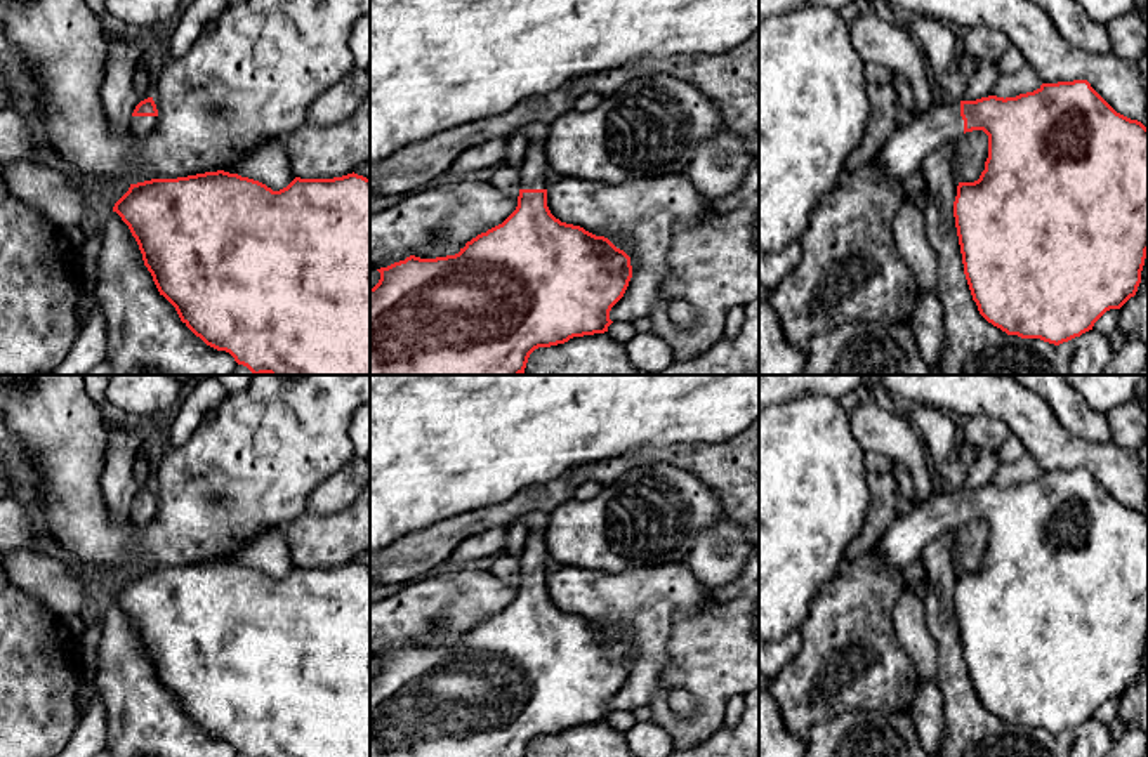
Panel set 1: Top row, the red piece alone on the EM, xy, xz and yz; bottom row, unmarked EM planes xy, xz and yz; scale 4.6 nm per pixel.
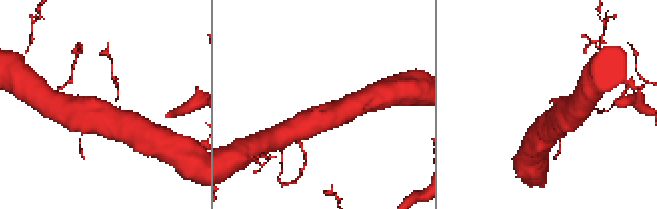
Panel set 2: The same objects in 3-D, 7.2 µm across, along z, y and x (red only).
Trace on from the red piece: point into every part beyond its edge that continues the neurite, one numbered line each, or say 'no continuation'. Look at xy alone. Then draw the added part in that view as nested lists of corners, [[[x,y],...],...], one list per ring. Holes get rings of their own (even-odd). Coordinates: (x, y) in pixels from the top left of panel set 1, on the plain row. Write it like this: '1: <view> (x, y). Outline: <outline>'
1: xy (141, 514). Outline: [[[132,505],[130,516],[134,524],[146,524],[153,519],[158,505]]]

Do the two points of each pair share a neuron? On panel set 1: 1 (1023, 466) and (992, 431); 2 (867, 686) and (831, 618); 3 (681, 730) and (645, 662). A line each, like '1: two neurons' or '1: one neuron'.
1: two neurons
2: one neuron
3: two neurons

